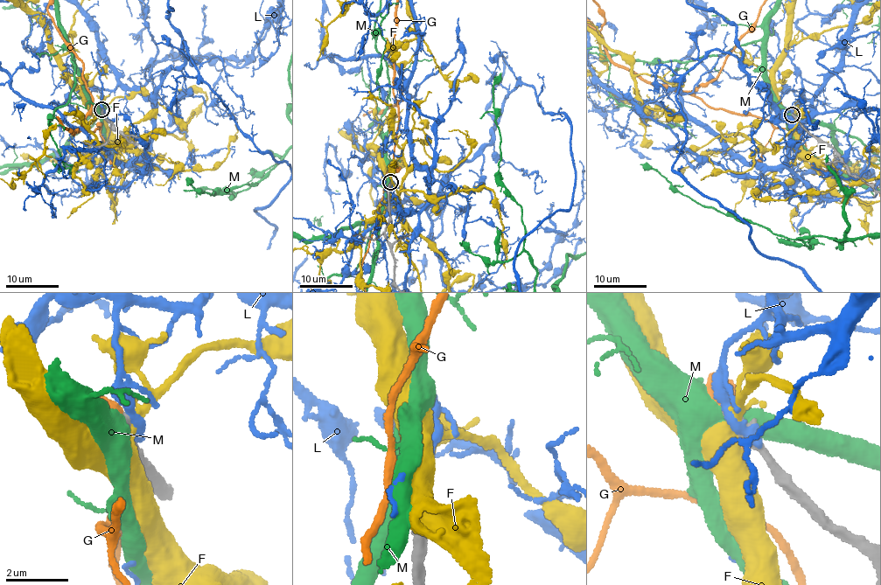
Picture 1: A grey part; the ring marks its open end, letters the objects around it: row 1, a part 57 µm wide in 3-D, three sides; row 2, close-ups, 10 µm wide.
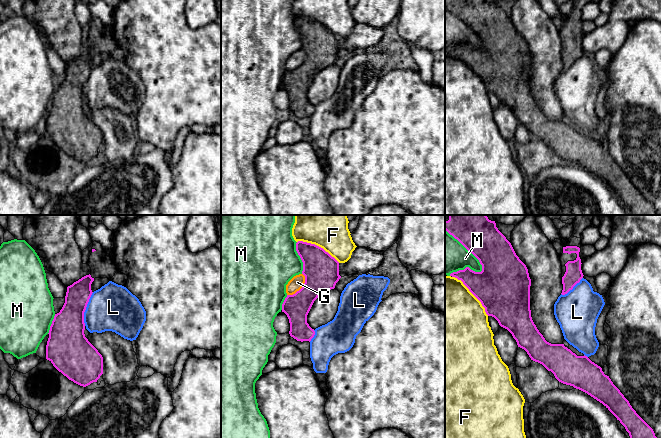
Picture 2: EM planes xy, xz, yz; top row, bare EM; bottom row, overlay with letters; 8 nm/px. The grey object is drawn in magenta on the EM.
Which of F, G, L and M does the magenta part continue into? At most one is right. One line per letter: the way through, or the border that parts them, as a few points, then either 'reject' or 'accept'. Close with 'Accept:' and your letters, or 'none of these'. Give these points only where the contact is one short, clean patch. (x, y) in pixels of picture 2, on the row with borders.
F: reject
G: reject
L: reject
M: reject
Accept: none of these

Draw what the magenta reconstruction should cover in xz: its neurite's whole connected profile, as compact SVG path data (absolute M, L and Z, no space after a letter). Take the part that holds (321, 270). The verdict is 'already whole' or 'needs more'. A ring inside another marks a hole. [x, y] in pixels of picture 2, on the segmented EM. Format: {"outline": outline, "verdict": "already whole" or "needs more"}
{"outline": "M298 241L296 251L303 262L304 286L293 295L287 295L283 304L290 323L289 334L297 341L311 341L315 335L307 323L307 315L314 301L324 292L335 288L341 276L339 262L323 248Z", "verdict": "already whole"}

